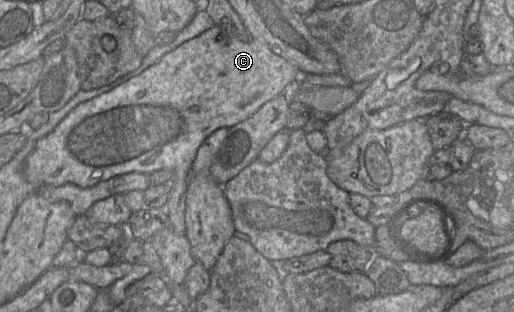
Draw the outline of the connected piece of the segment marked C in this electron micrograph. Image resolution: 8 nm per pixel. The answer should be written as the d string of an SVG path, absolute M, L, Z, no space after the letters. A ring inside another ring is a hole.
M214 26L199 36L184 42L173 51L165 54L158 62L145 69L138 76L131 78L111 91L103 93L76 106L53 129L52 132L37 140L34 149L25 160L23 168L23 175L25 179L29 183L38 186L61 186L71 183L81 188L90 188L99 184L100 182L104 182L111 178L131 172L151 174L161 169L172 170L174 172L174 178L170 183L170 196L165 206L165 210L169 218L169 227L176 234L185 234L185 207L189 177L191 176L192 165L201 144L217 129L231 128L234 125L248 119L261 106L271 99L282 95L283 93L290 93L298 82L298 75L300 72L295 66L282 58L280 55L277 55L261 41L253 39L251 36L246 39L239 35L239 33L234 34L232 30L233 28L233 26L230 26L229 28L222 29L220 26Z

